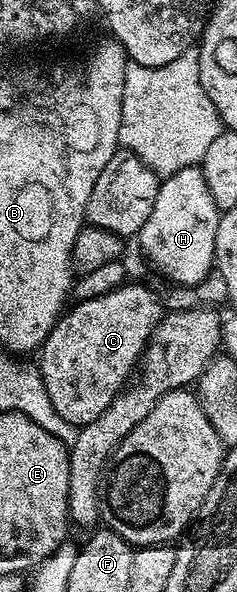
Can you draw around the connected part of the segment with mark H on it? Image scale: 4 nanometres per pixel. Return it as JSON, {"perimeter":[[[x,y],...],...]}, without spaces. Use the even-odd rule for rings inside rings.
{"perimeter":[[[201,165],[180,168],[180,172],[165,175],[159,181],[156,204],[152,204],[152,212],[148,215],[148,220],[144,220],[144,224],[138,229],[136,241],[142,249],[143,256],[164,277],[171,278],[174,286],[195,286],[200,284],[200,280],[209,276],[211,270],[215,269],[214,253],[216,252],[216,228],[219,217],[218,205],[212,200],[212,194],[208,192]]]}

